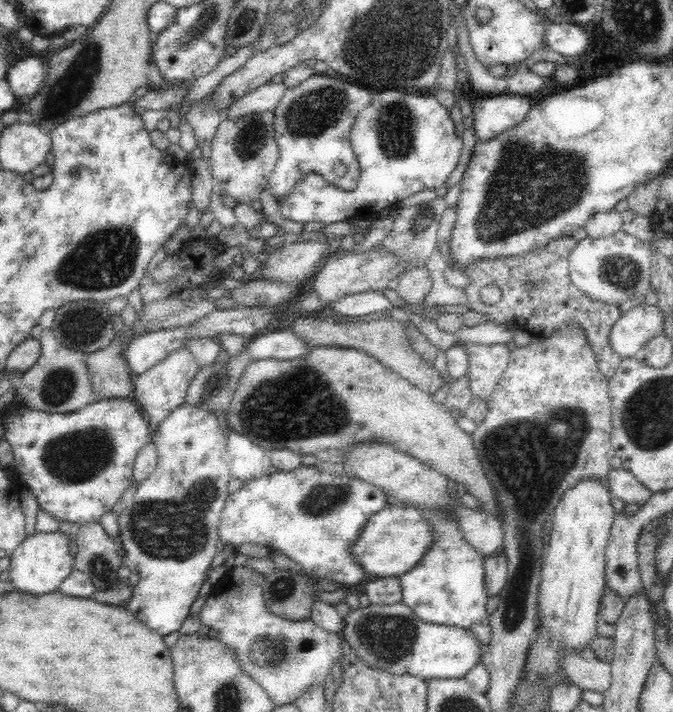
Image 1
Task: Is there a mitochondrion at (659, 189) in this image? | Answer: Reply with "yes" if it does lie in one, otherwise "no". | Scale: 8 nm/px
no

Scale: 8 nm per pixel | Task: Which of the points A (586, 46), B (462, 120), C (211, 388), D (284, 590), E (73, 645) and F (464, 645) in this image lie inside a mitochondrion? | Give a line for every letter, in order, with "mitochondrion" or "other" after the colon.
A: other
B: other
C: mitochondrion
D: mitochondrion
E: other
F: other

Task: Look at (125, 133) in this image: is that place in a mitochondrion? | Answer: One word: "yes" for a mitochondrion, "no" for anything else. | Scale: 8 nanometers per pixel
no

